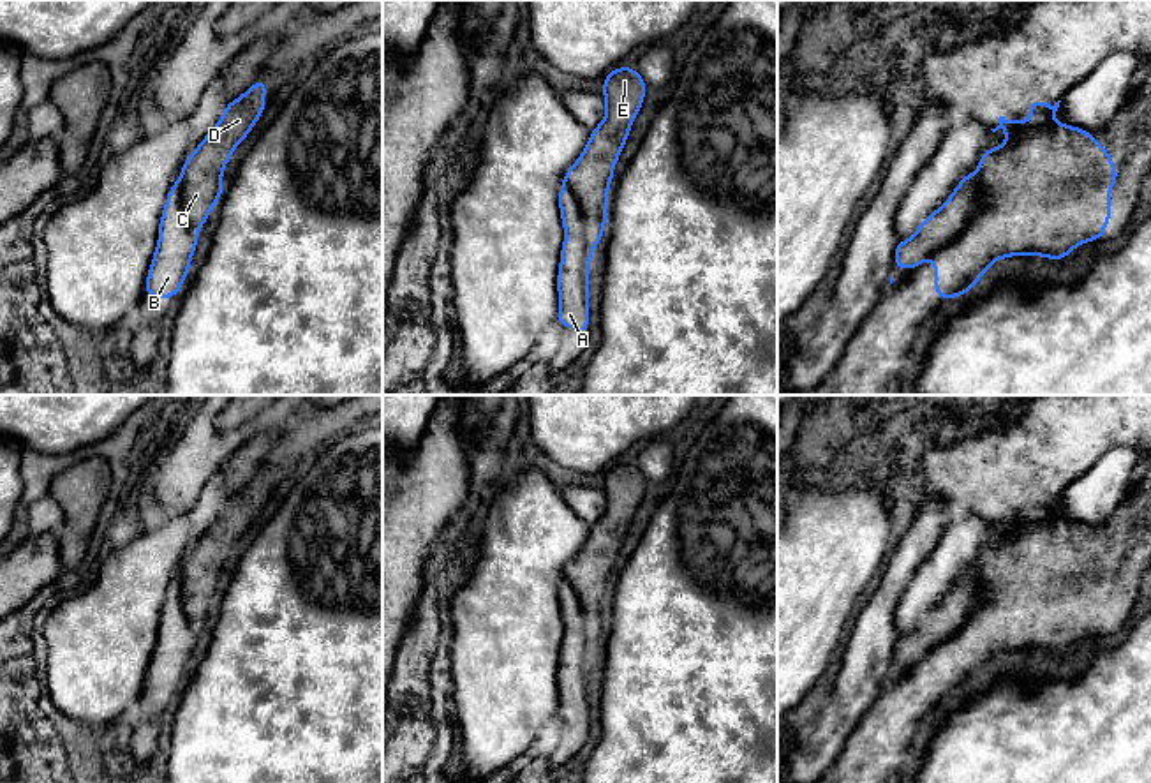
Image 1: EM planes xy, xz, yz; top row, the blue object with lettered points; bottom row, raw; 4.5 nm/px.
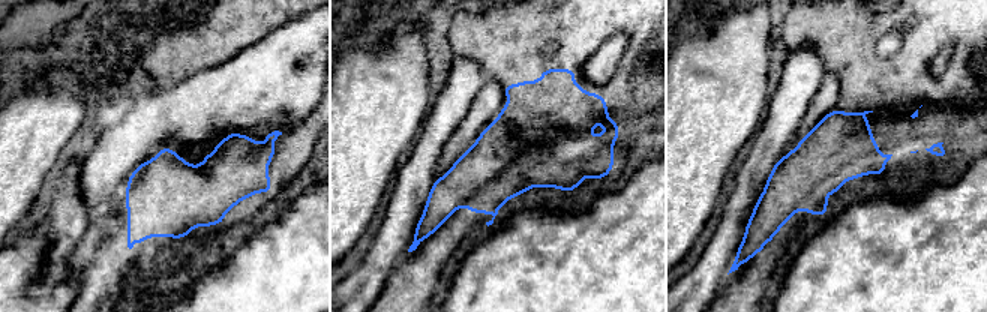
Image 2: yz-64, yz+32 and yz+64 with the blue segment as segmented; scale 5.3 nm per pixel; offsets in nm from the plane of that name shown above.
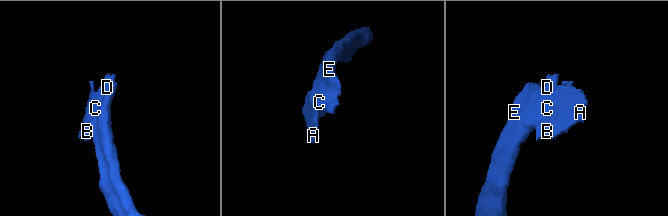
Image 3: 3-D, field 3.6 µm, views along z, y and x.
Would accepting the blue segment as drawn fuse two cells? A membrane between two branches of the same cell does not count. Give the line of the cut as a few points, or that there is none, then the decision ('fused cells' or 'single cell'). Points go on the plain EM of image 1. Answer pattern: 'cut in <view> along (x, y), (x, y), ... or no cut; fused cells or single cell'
cut in yz along (979, 577), (977, 607), (950, 635), (931, 649); fused cells

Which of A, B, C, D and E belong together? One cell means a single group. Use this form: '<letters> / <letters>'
A B / C D E

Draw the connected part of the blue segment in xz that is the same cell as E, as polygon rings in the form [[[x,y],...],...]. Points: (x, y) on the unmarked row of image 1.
[[[615,462],[605,471],[606,510],[590,526],[589,538],[578,556],[564,568],[564,578],[578,594],[592,640],[599,640],[603,633],[613,563],[645,496],[645,485],[647,478],[635,462]]]

